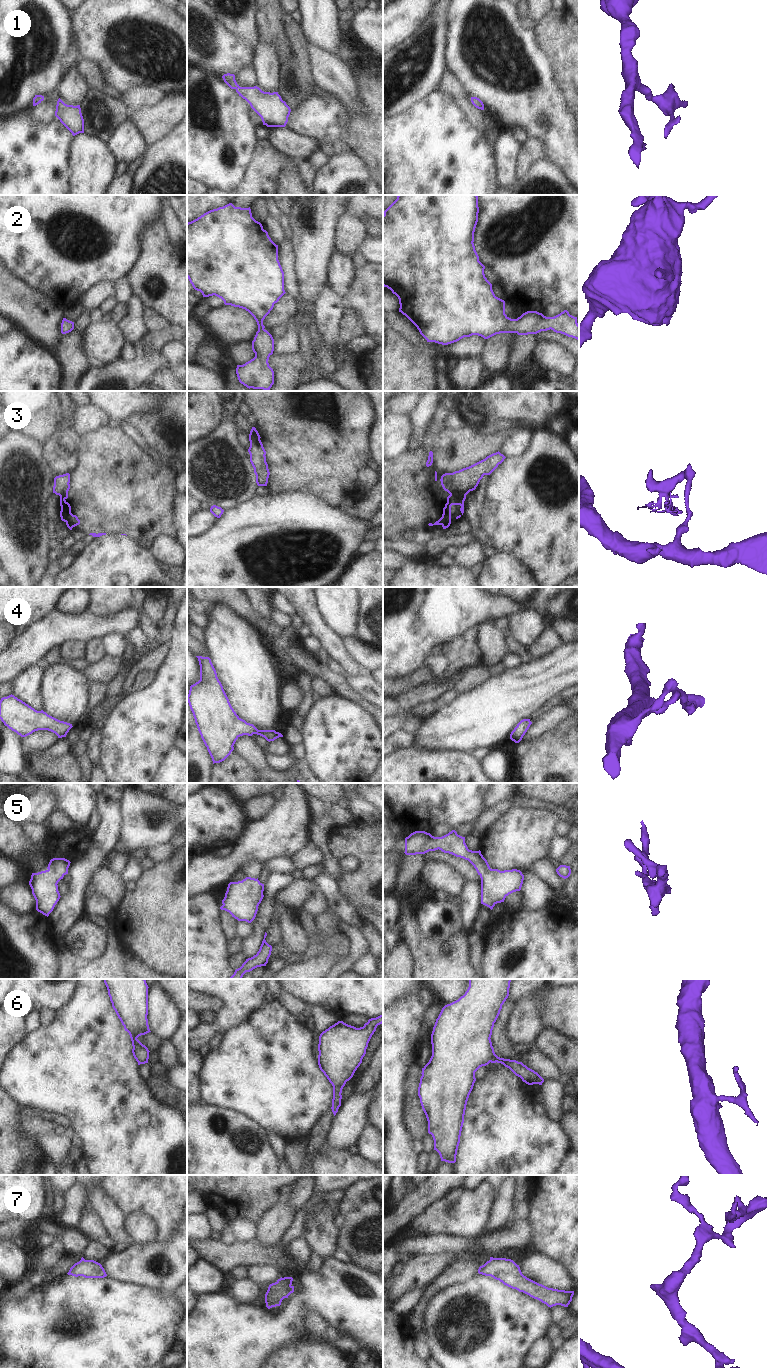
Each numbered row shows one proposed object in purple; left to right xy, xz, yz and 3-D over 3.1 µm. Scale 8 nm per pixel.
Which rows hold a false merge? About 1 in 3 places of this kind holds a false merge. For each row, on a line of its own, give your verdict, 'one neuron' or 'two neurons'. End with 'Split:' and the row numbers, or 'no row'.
1: one neuron
2: one neuron
3: two neurons
4: one neuron
5: one neuron
6: one neuron
7: one neuron
Split: 3

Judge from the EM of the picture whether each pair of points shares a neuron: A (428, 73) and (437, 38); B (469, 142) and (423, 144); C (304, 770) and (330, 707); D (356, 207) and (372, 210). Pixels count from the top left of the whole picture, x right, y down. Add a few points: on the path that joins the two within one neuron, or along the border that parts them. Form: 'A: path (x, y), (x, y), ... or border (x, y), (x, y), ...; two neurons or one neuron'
A: path (428, 64), (432, 47); one neuron
B: path (458, 144), (434, 144); one neuron
C: border (303, 759), (312, 772); two neurons
D: path (360, 207), (368, 207); one neuron

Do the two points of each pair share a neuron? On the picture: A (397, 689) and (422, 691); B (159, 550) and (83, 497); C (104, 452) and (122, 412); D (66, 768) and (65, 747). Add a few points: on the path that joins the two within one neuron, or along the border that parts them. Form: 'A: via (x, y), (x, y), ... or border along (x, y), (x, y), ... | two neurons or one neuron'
A: border along (432, 680), (393, 697) | two neurons
B: border along (174, 538), (158, 535), (148, 549) | two neurons
C: border along (111, 423), (116, 425) | two neurons
D: border along (71, 750), (55, 756), (50, 756), (44, 751) | two neurons

